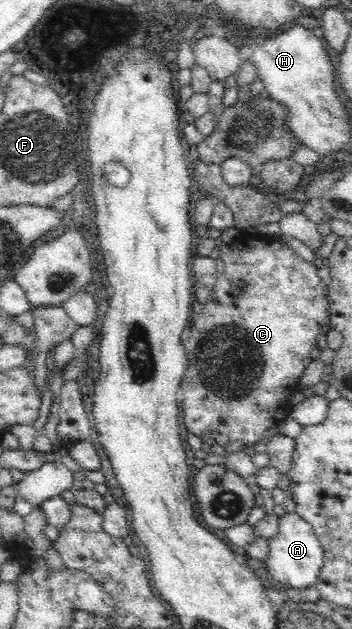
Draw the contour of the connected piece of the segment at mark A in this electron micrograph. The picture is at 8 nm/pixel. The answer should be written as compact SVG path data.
M285 513L278 524L277 534L268 540L269 552L264 563L273 580L285 584L289 592L297 594L300 588L316 584L324 561L324 552L313 528L297 513Z

